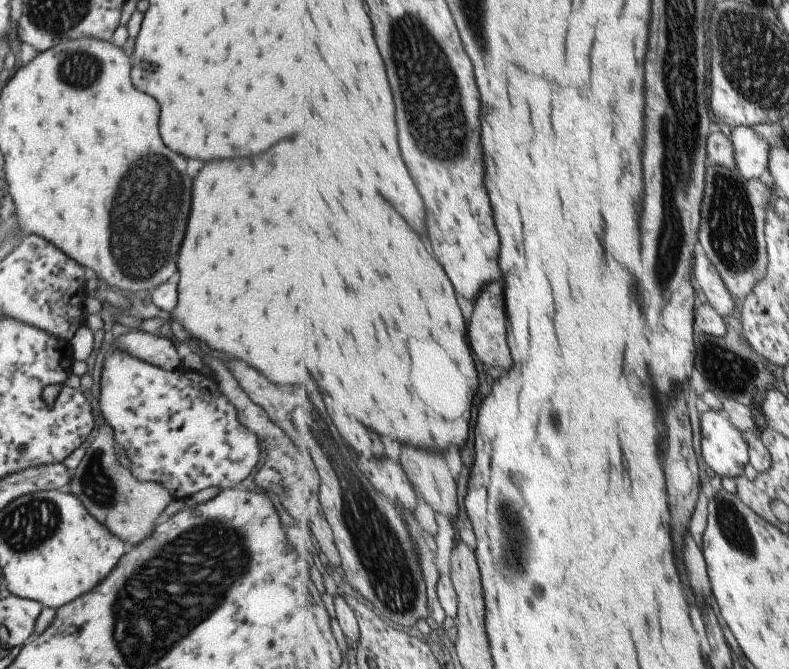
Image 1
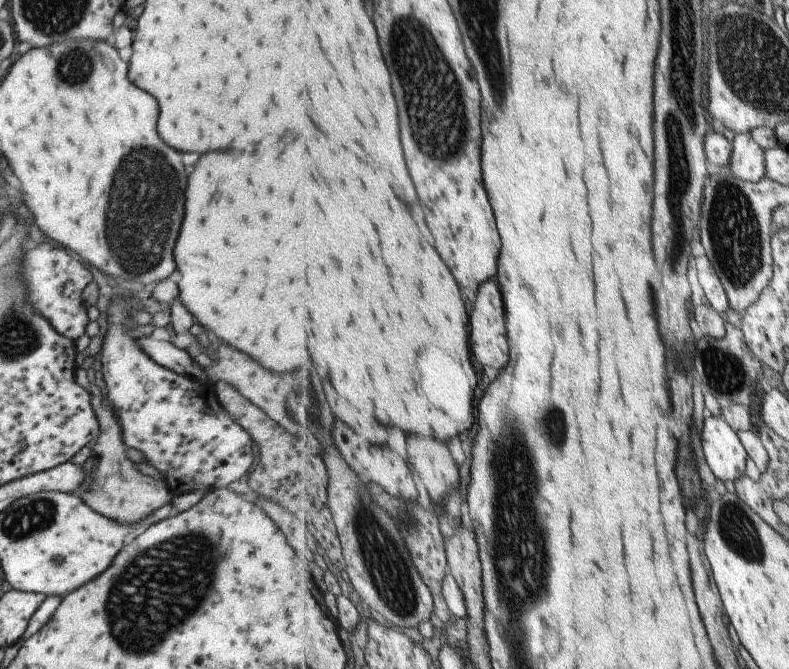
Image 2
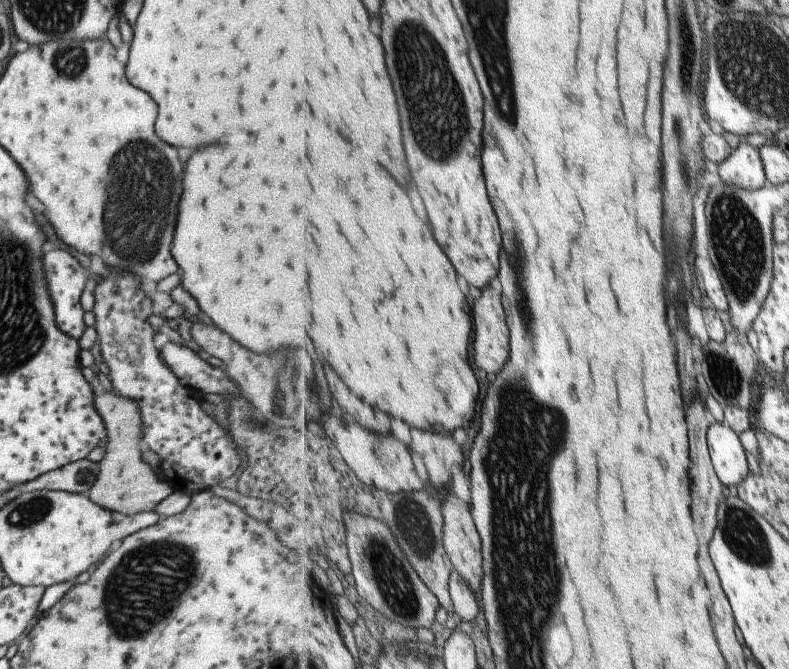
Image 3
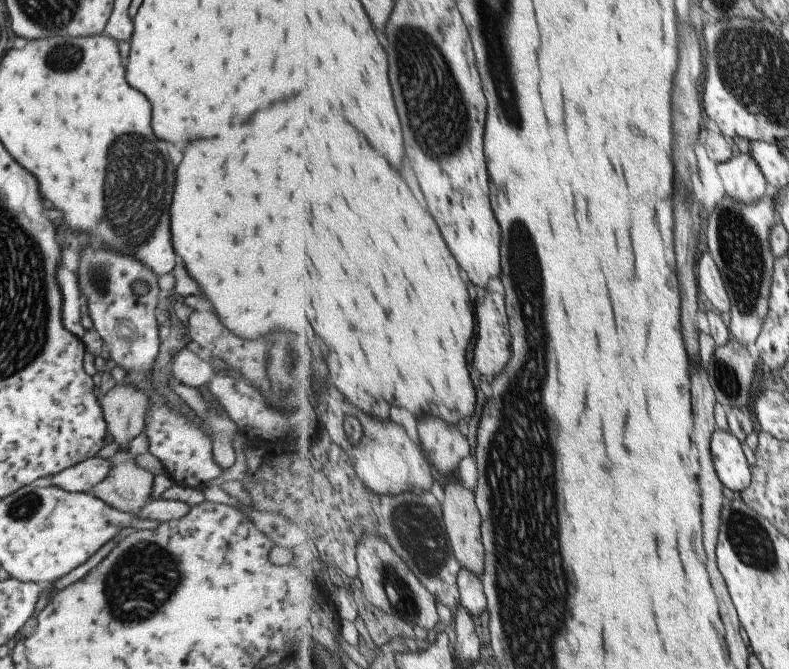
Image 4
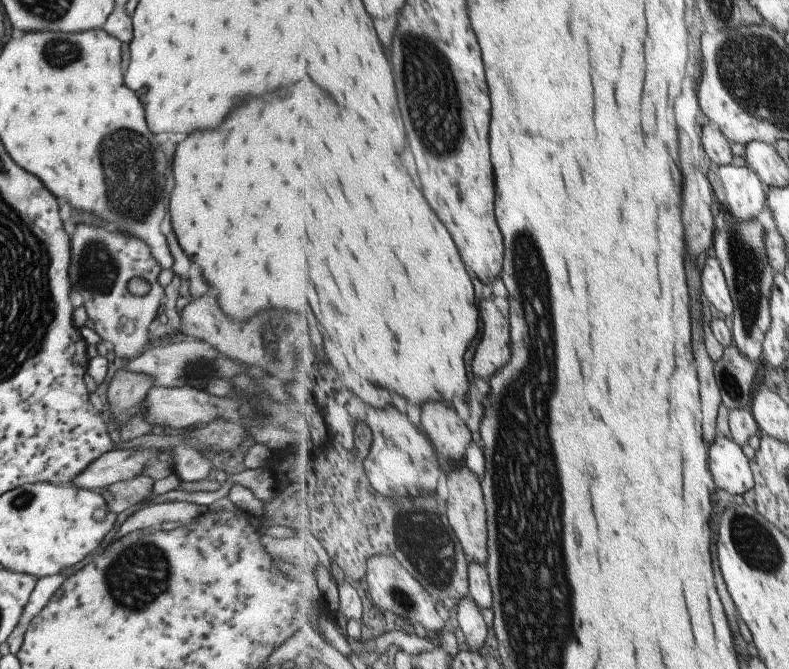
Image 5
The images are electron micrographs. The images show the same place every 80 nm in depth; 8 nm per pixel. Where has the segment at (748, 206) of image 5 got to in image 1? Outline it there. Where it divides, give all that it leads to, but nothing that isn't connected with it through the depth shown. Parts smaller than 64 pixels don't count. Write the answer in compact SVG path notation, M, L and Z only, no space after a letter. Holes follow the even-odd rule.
M754 127L731 128L731 138L740 174L748 180L762 179L767 175L773 144L761 138Z

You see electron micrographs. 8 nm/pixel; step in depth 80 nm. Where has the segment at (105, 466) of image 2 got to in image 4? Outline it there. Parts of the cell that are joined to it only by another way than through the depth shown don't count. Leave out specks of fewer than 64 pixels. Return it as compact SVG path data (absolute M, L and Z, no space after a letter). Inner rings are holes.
M112 383L108 389L103 389L98 405L102 410L107 433L123 446L125 442L144 432L145 412L149 400L142 390L137 390L131 384ZM120 451L109 457L110 473L89 492L107 506L135 515L149 498L153 475L134 463L135 456Z

